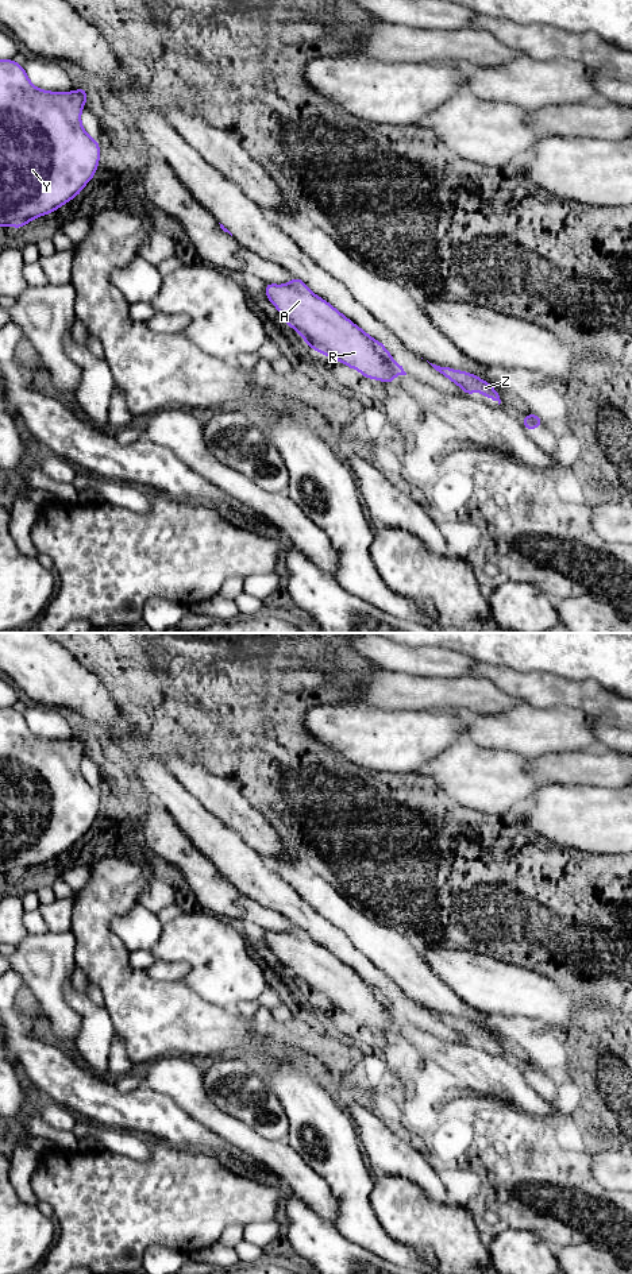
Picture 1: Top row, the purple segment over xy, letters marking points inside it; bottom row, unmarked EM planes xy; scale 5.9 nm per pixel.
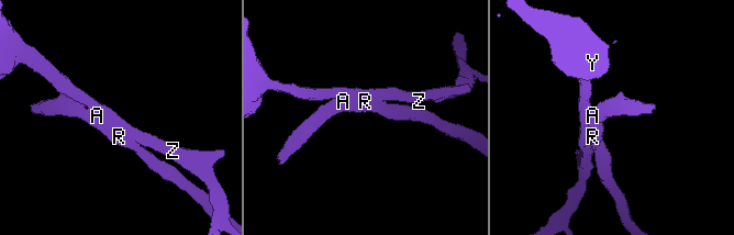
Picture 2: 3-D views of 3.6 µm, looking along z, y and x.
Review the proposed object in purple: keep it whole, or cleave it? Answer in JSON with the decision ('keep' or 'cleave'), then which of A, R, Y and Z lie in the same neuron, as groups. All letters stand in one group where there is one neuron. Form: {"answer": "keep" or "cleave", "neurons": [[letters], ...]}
{"answer": "cleave", "neurons": [["A", "R"], ["Y", "Z"]]}

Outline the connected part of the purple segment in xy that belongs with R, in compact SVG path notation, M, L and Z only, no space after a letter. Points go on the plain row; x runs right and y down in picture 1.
M265 930L265 942L285 970L323 1004L332 1004L359 1018L362 1024L384 1031L394 1032L396 1023L406 1023L402 1014L384 1007L350 966L313 939Z

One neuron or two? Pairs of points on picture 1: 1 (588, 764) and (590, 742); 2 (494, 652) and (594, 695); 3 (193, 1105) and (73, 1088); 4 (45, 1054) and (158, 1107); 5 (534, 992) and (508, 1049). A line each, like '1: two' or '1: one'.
1: two
2: two
3: two
4: one
5: two

